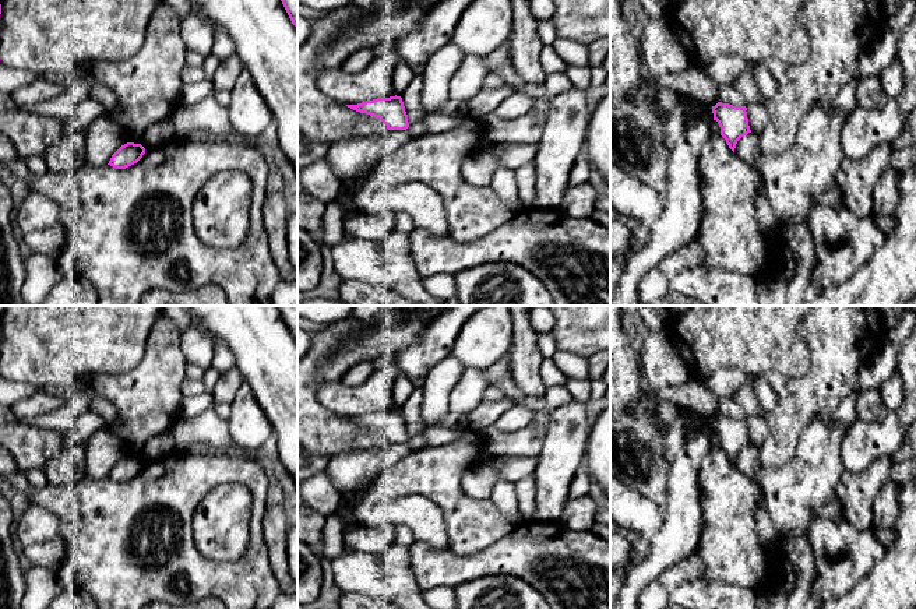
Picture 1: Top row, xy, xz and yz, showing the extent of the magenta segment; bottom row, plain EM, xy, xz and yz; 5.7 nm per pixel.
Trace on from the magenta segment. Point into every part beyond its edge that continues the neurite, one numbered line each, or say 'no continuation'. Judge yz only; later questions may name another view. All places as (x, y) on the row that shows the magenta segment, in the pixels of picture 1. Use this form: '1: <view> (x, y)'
no continuation

